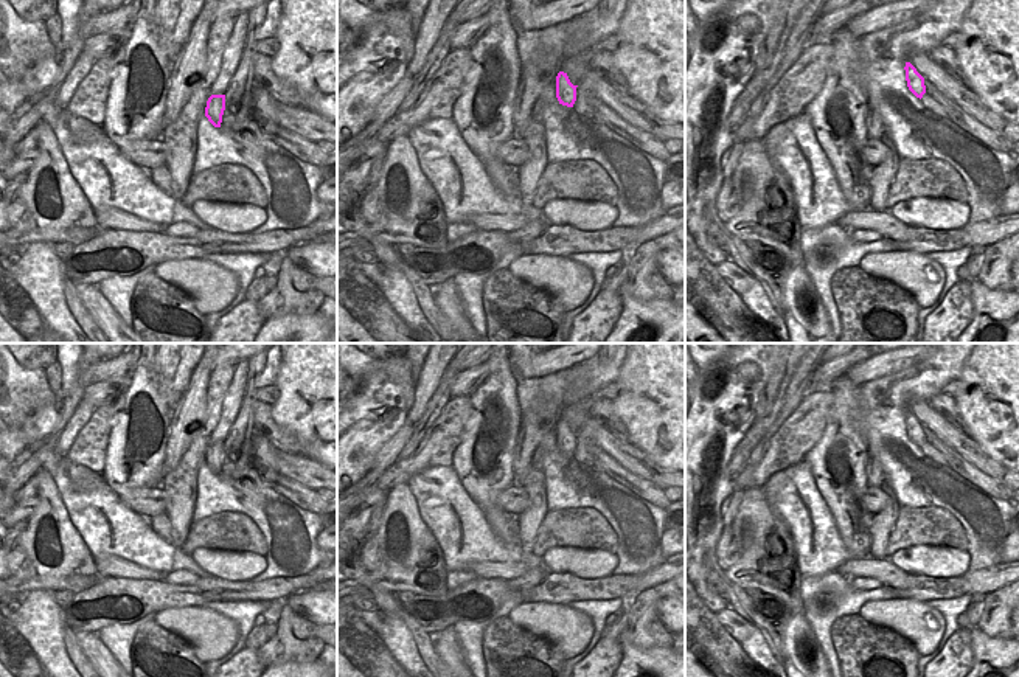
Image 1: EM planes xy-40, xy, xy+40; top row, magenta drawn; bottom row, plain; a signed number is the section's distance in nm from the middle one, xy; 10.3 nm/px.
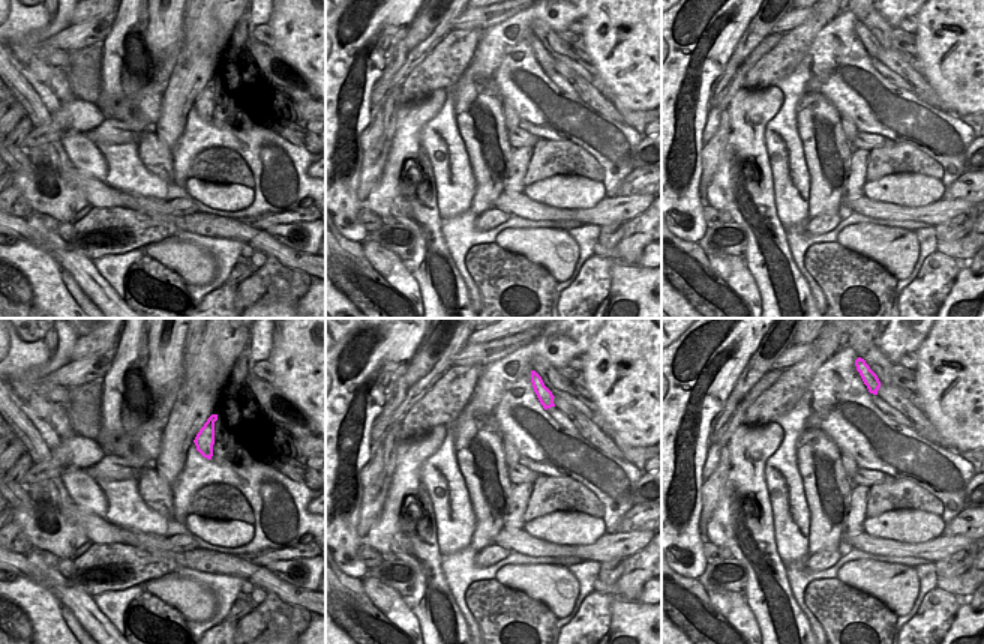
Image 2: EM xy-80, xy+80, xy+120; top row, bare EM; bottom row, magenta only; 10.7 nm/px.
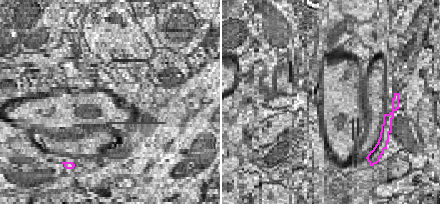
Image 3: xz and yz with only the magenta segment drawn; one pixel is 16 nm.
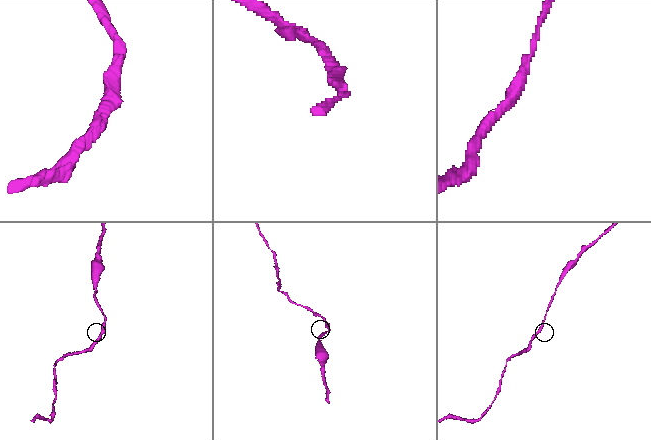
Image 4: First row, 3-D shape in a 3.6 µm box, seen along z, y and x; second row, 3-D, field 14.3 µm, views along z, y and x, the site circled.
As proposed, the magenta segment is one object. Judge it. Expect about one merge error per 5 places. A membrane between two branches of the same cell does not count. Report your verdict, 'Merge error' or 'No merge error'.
No merge error.

